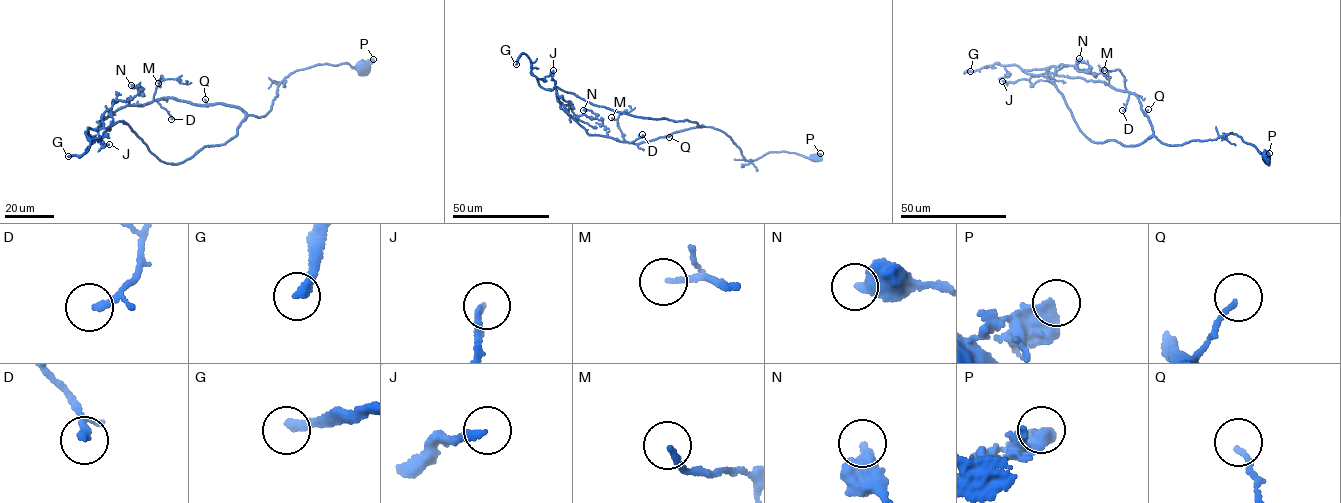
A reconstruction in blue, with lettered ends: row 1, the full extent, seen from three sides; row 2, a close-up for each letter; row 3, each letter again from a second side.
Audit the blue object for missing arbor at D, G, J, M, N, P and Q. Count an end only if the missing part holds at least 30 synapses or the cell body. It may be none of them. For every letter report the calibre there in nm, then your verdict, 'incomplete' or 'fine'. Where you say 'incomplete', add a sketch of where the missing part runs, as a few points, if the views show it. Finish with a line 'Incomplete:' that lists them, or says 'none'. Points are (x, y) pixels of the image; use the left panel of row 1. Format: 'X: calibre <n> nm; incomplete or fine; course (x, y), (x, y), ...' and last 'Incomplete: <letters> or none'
D: calibre 140 nm; fine
G: calibre 300 nm; incomplete
J: calibre 220 nm; fine
M: calibre 170 nm; fine
N: calibre 440 nm; fine
P: calibre 550 nm; fine
Q: calibre 140 nm; fine
Incomplete: G

